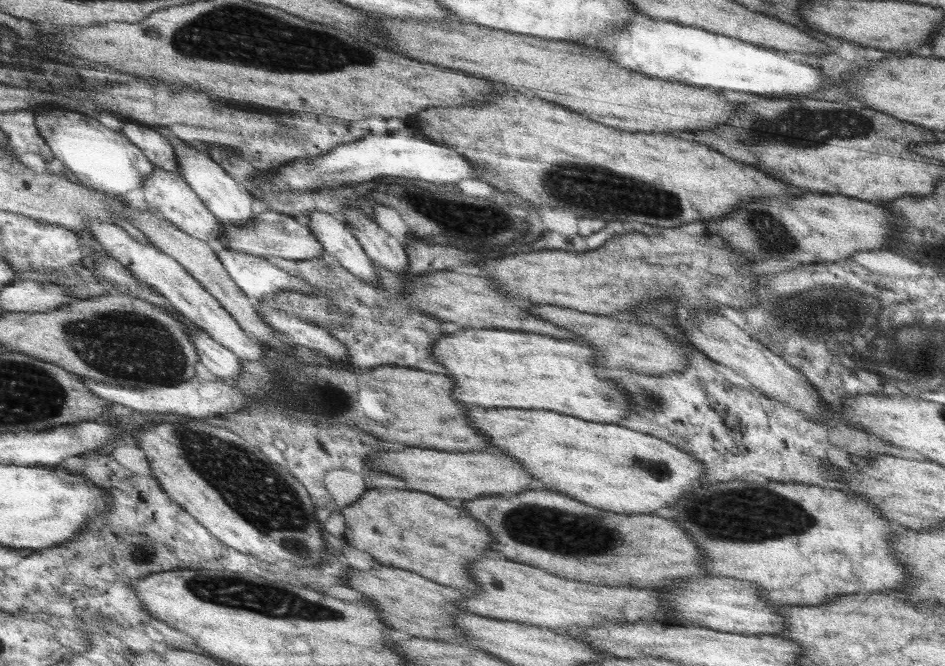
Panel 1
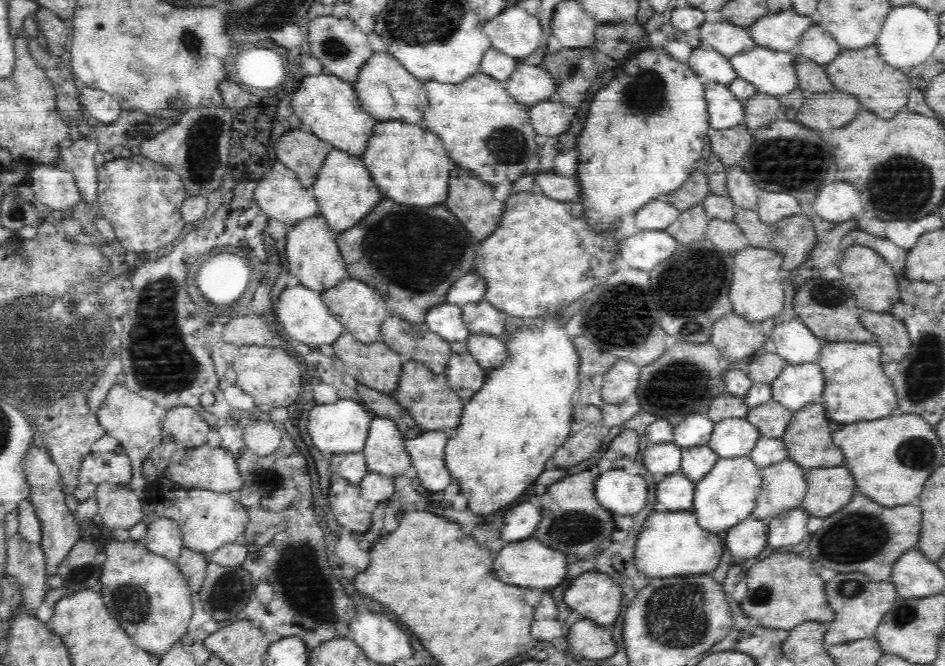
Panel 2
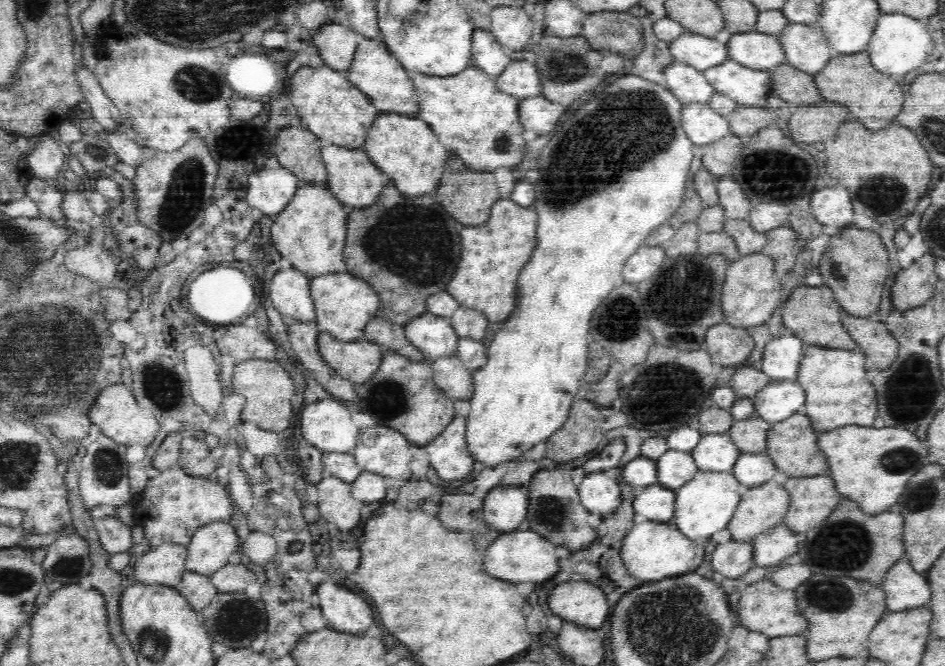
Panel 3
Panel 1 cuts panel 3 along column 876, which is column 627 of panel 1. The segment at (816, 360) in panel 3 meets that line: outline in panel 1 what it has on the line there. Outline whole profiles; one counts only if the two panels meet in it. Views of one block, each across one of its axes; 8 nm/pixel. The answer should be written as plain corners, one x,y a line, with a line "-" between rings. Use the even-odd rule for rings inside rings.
468,329
455,331
454,333
444,335
439,338
431,348
431,356
435,362
440,362
446,370
450,377
453,377
457,383
457,390
454,392
455,398
458,401
466,404
467,406
472,406
472,404
478,404
476,407
486,407
486,408
514,408
528,410
528,408
548,408
548,410
554,410
554,412
562,412
562,414
568,414
568,416
578,416
578,418
584,418
584,420
602,420
602,422
614,422
618,424
616,420
622,420
624,416
632,416
633,414
628,414
628,400
624,398
624,392
620,392
604,374
606,374
606,368
602,367
598,360
600,360
599,354
597,354
597,349
592,348
590,345
585,344
578,340
566,340
559,339
558,337
546,336
538,334
535,332
524,332
515,331
512,329
-
596,368
602,368
604,374
600,376
596,372

